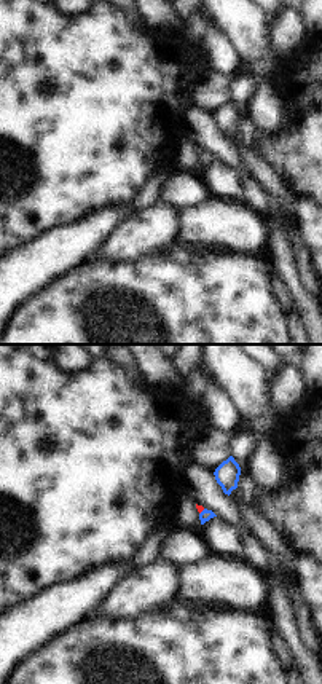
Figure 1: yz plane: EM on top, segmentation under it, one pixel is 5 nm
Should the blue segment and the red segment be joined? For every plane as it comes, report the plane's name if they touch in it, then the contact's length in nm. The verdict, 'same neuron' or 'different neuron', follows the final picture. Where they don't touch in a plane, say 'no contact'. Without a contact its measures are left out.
meets blue in yz; contact 40 nm long

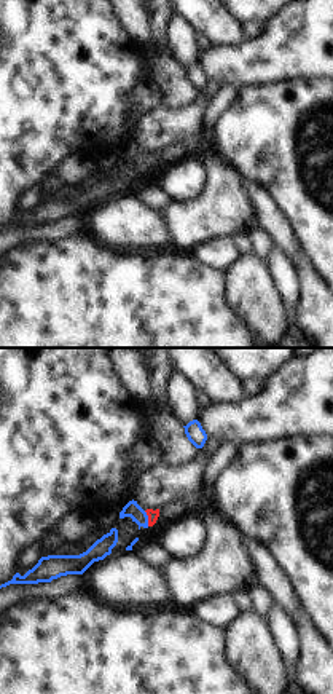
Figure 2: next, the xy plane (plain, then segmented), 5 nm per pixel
meets blue in xy; contact 80 nm long

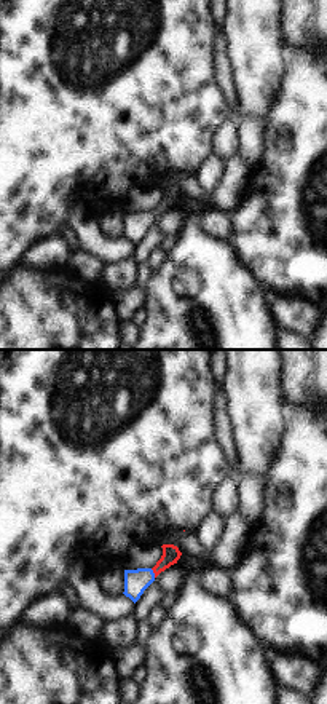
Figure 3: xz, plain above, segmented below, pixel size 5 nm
meets blue in xz; contact 50 nm long

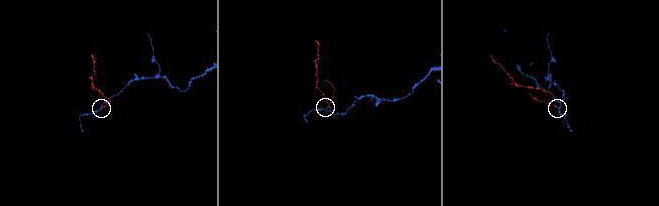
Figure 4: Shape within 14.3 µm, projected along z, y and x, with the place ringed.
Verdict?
same neuron

